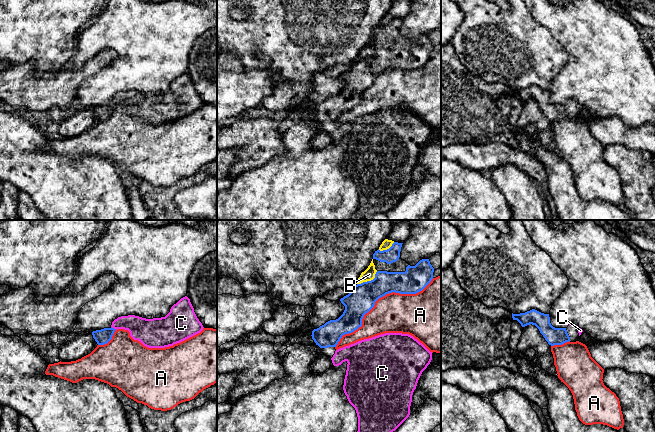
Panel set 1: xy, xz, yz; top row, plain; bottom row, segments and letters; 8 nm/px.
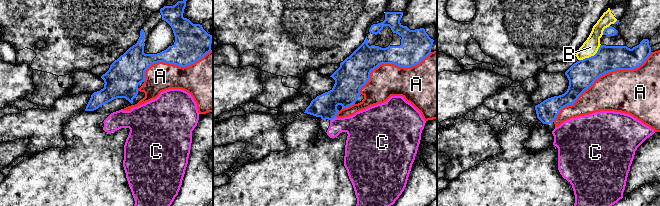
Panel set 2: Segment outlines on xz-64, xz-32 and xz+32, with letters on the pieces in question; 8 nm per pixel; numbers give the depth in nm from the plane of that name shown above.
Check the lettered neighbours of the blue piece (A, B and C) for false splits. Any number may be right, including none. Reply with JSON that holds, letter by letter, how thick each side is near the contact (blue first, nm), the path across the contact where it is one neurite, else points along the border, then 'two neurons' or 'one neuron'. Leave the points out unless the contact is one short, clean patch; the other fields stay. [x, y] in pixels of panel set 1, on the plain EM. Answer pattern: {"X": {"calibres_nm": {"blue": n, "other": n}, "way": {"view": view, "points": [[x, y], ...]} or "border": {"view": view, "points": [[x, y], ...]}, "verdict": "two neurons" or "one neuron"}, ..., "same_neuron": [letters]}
{"A": {"calibres_nm": {"blue": 220, "other": 320}, "verdict": "two neurons"}, "B": {"calibres_nm": {"blue": 220, "other": 100}, "verdict": "two neurons"}, "C": {"calibres_nm": {"blue": 120, "other": 190}, "way": {"view": "xy", "points": [[103, 112], [113, 104], [134, 100], [144, 106]]}, "verdict": "one neuron"}, "same_neuron": ["C"]}

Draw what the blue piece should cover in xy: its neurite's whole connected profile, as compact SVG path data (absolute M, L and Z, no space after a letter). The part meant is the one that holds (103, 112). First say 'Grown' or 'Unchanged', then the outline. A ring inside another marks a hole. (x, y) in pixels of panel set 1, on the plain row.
Grown. M185 72L174 80L170 88L161 94L146 95L135 91L121 92L110 104L92 108L98 121L107 120L117 105L130 108L134 116L148 124L165 124L180 119L203 106L190 75Z

